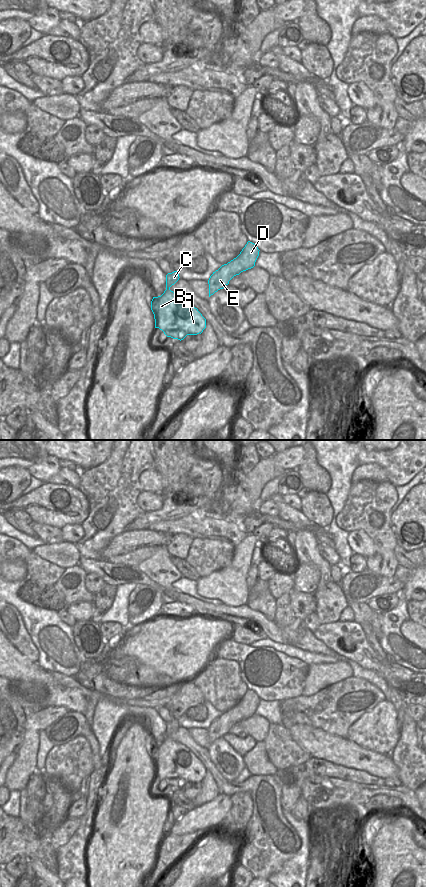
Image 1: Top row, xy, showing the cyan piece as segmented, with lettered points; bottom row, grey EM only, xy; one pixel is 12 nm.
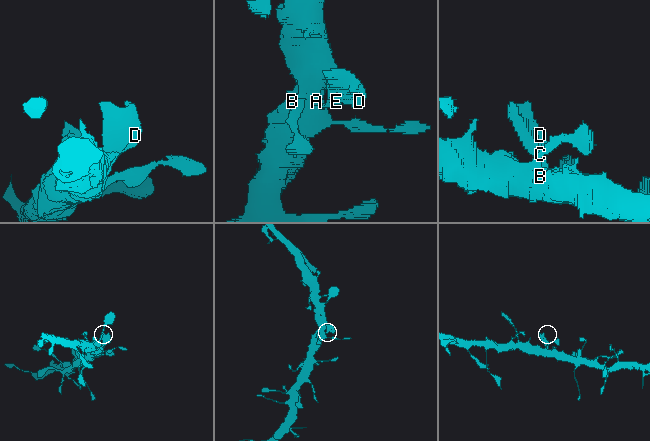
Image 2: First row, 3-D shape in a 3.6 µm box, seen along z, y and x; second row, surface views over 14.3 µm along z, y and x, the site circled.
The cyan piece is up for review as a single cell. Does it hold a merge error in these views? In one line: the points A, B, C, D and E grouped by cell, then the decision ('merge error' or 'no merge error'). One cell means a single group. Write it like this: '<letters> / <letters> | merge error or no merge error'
A B C D E | no merge error

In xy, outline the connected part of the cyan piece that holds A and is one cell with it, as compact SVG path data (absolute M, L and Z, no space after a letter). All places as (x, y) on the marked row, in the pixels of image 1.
M174 271L166 275L166 290L161 296L153 297L151 310L154 314L155 328L159 328L167 337L183 340L187 335L201 334L206 328L206 319L185 297L170 290L170 287L179 280L179 273Z

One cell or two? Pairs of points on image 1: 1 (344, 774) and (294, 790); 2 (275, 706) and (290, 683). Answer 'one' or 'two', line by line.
1: one
2: two

